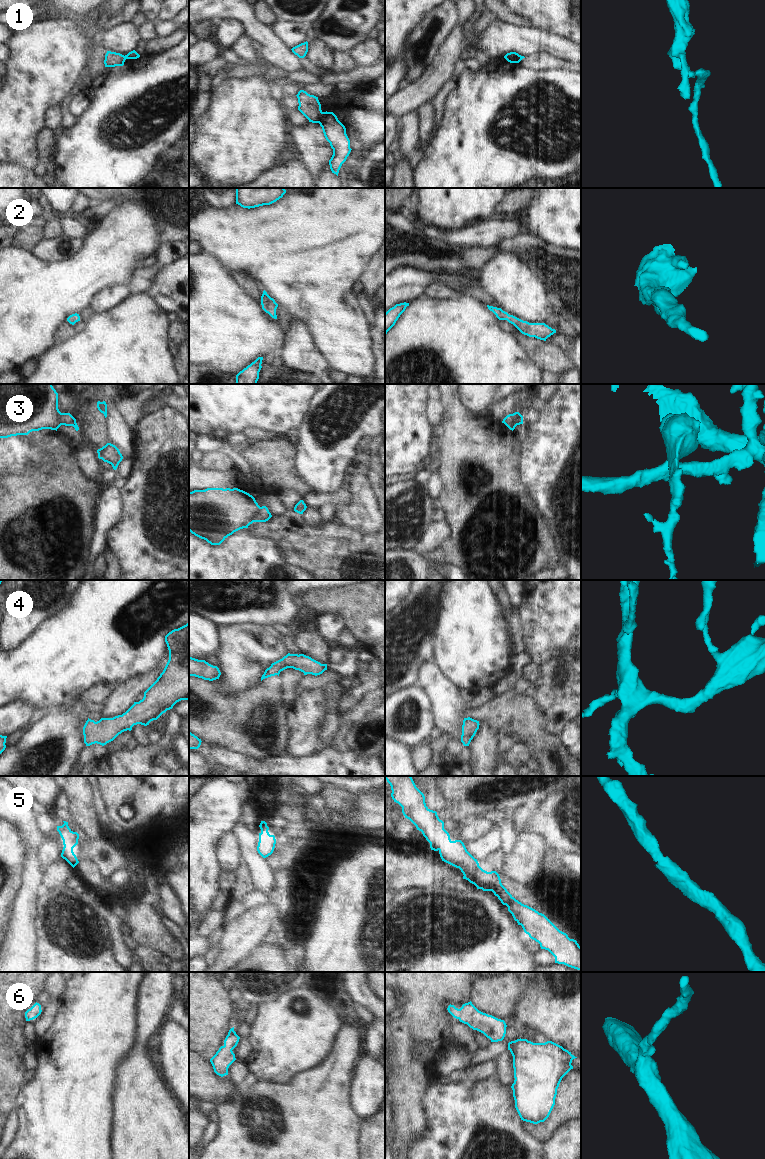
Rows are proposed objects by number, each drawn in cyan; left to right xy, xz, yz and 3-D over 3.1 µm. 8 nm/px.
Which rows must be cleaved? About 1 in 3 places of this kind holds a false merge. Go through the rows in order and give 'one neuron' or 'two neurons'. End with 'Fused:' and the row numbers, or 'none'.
1: two neurons
2: one neuron
3: two neurons
4: one neuron
5: one neuron
6: one neuron
Fused: 1, 3

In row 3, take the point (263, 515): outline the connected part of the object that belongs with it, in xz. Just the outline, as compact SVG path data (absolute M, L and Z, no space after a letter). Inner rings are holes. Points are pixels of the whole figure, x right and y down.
M266 506L260 507L257 515L254 517L254 522L266 522L272 517Z

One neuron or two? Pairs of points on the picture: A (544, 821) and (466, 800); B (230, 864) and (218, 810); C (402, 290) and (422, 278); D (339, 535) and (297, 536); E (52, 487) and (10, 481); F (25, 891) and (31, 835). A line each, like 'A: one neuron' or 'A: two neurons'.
A: two neurons
B: two neurons
C: one neuron
D: one neuron
E: one neuron
F: one neuron

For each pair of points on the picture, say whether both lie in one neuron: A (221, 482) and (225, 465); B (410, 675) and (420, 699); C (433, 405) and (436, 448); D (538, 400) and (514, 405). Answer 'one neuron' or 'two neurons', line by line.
A: two neurons
B: two neurons
C: two neurons
D: two neurons

